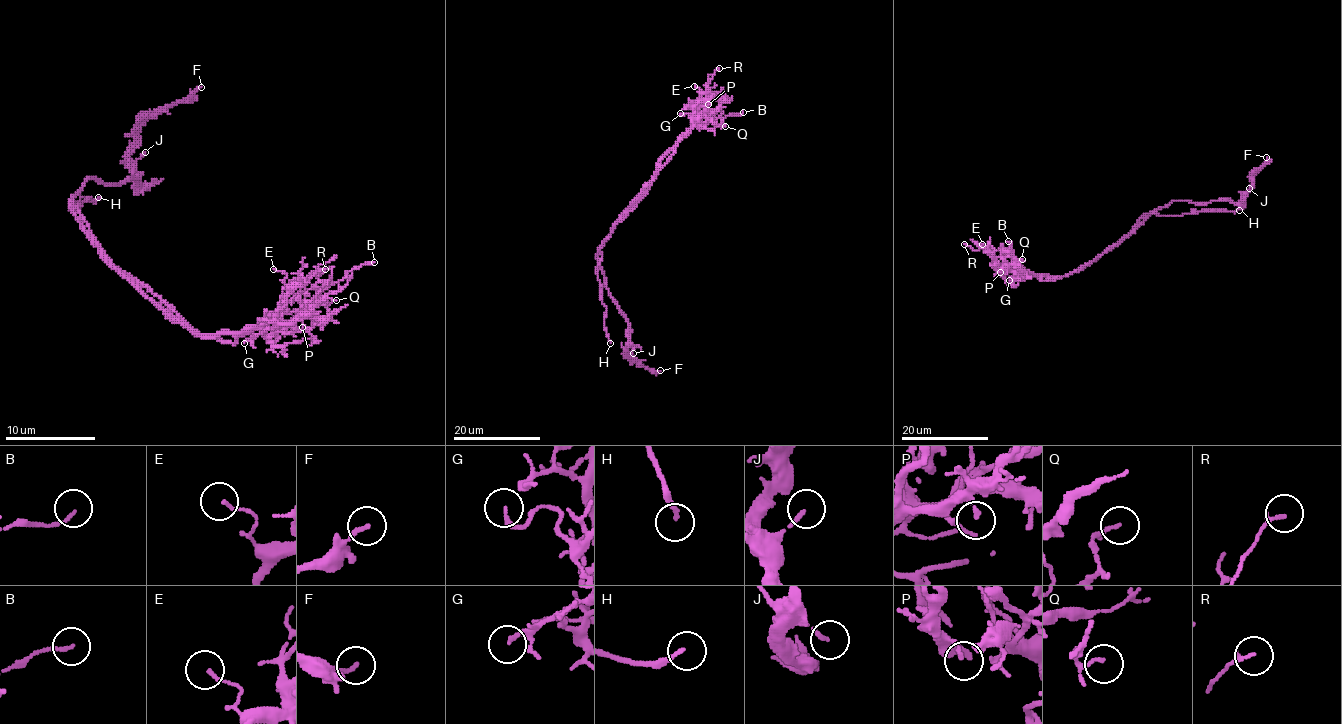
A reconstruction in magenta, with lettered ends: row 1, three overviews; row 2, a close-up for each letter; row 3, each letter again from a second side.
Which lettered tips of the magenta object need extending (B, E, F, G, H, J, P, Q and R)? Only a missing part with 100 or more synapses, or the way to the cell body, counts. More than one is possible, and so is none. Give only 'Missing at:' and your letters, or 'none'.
Missing at: H

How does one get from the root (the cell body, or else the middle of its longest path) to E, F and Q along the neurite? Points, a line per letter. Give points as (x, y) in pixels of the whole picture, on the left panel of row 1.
E: (107, 257), (192, 334), (242, 334), (269, 316), (275, 325), (275, 314), (284, 305), (287, 275), (273, 269)
F: (107, 257), (73, 213), (73, 197), (87, 177), (136, 181), (136, 132), (201, 87)
Q: (107, 257), (192, 334), (242, 334), (269, 316), (280, 327), (305, 329), (320, 323), (336, 300)

